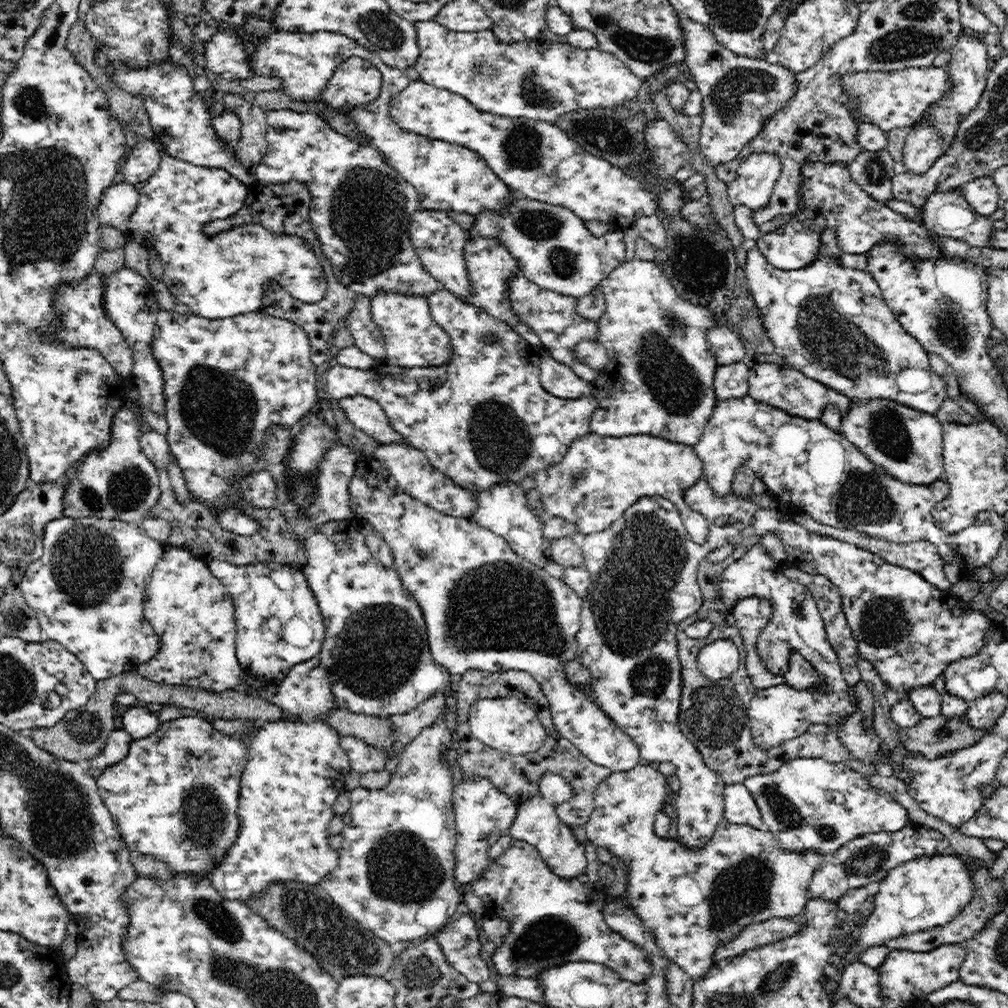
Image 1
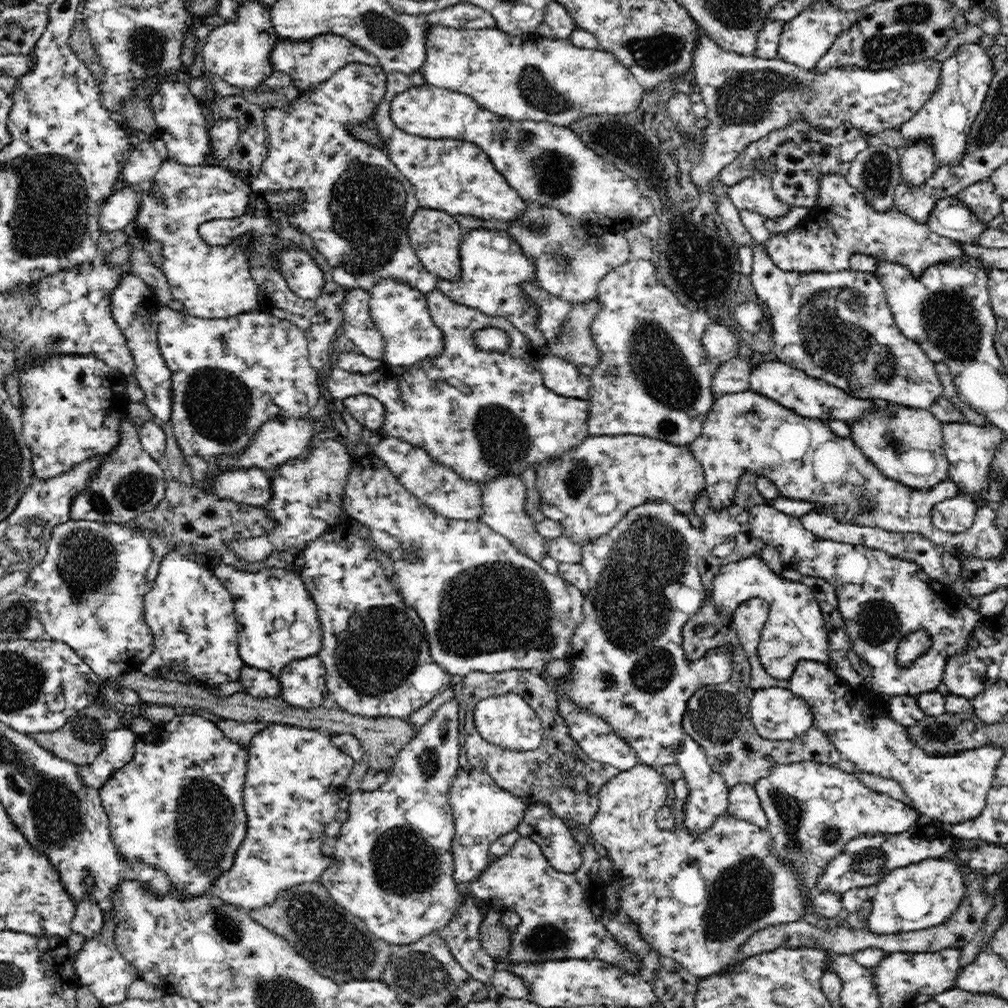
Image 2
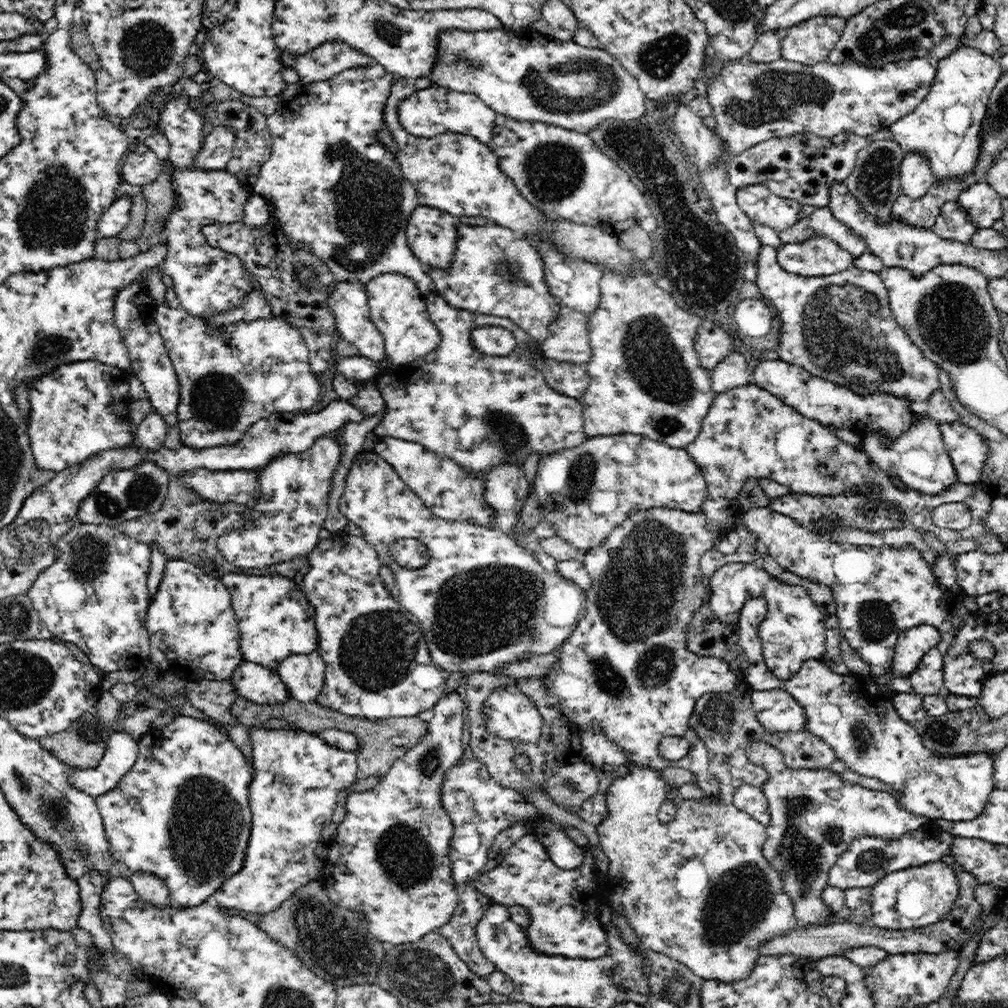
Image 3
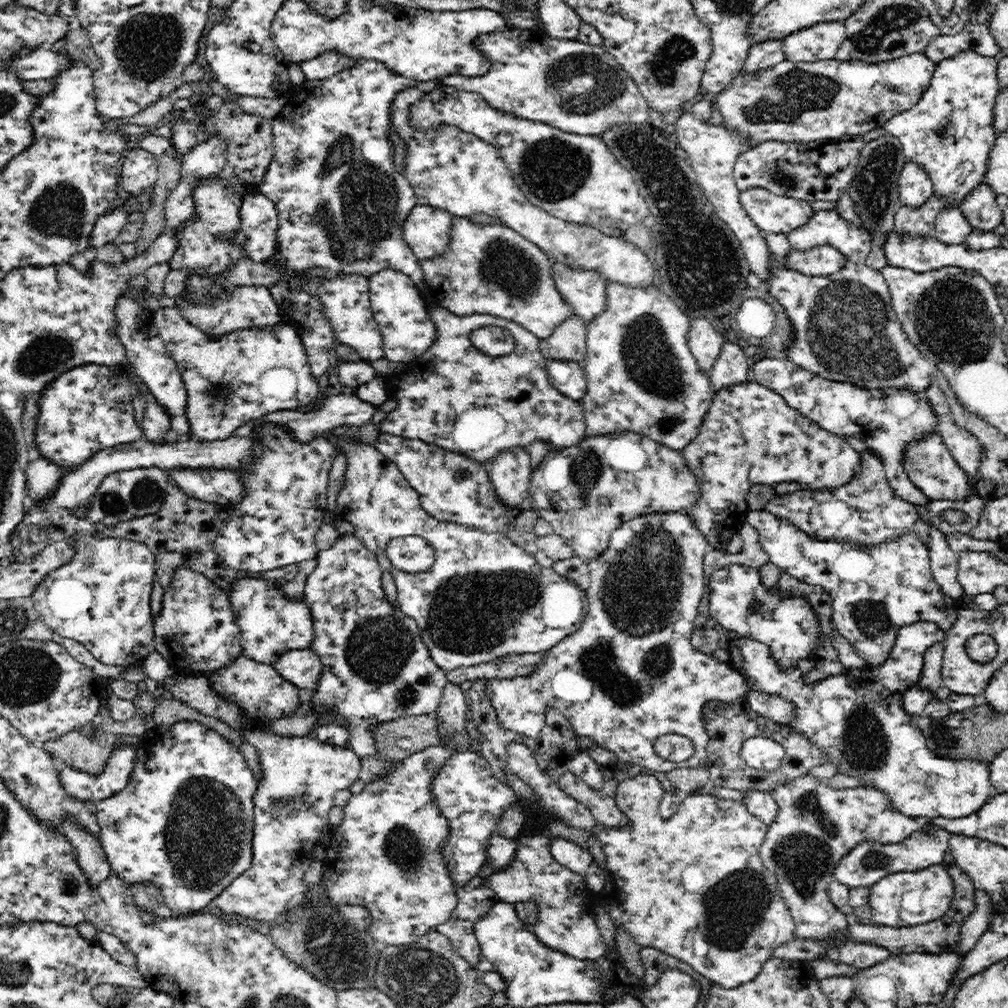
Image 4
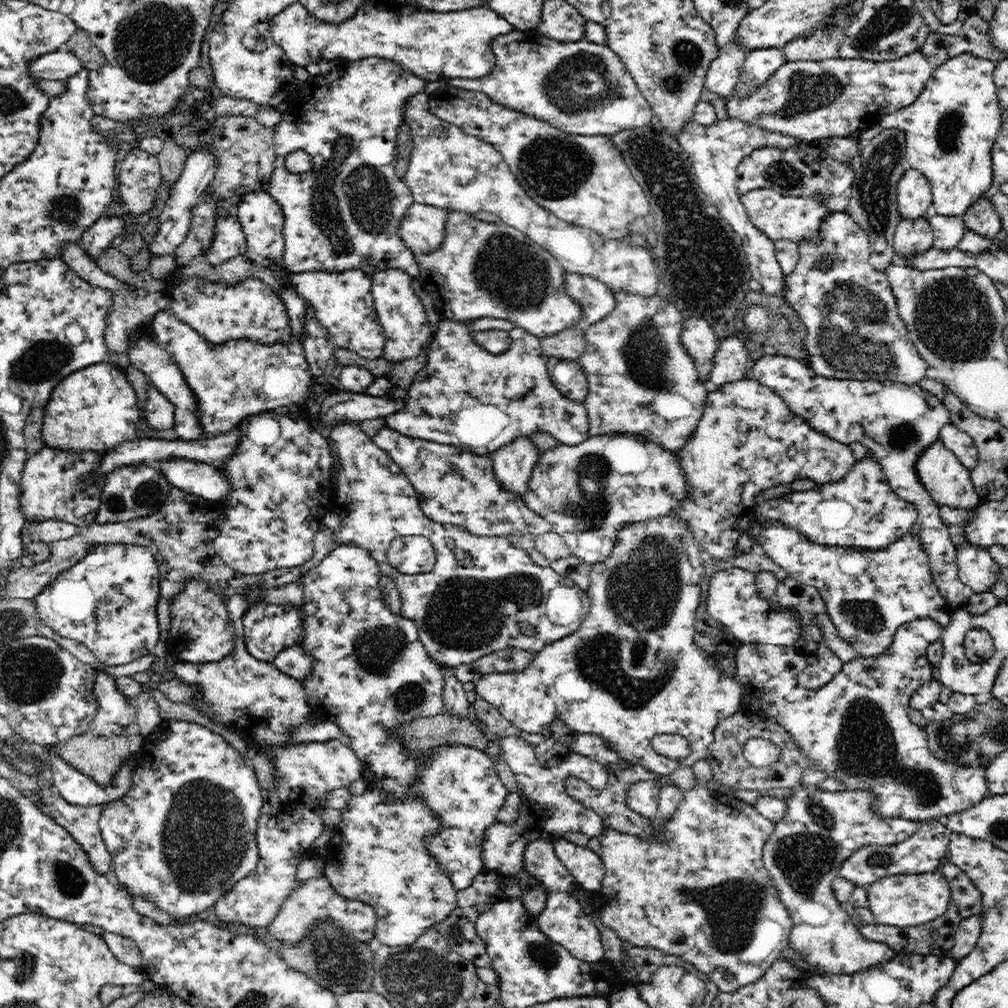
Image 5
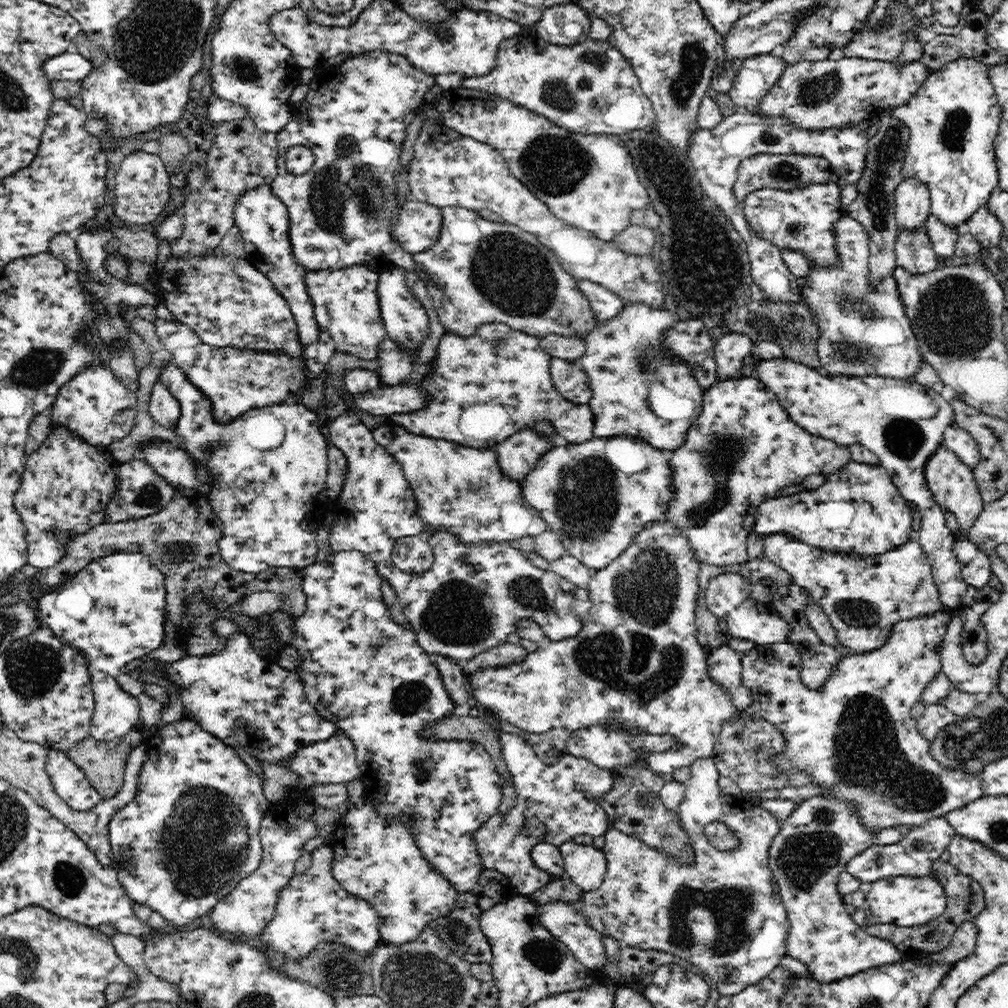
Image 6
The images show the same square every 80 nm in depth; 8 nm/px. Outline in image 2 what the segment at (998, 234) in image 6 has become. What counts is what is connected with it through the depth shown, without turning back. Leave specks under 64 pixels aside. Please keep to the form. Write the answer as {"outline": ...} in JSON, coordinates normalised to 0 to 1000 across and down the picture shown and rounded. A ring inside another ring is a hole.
{"outline":[[[981,179],[959,185],[948,195],[956,200],[975,223],[980,222],[993,211],[996,198],[989,192],[988,186]]]}

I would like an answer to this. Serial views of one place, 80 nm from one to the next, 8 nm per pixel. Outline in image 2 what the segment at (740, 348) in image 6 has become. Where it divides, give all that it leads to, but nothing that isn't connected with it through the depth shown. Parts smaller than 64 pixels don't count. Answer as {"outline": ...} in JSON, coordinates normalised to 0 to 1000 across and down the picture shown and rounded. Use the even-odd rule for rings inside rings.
{"outline":[[[736,354],[722,356],[722,359],[709,362],[706,374],[706,387],[710,394],[730,391],[744,385],[745,366]]]}

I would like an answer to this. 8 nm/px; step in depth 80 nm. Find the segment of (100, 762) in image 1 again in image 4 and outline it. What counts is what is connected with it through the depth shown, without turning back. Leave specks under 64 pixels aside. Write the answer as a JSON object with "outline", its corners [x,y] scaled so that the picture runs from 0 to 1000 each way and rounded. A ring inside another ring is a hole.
{"outline":[[[123,738],[111,746],[105,762],[97,770],[59,757],[58,773],[67,790],[93,798],[125,782],[135,755],[136,744]]]}

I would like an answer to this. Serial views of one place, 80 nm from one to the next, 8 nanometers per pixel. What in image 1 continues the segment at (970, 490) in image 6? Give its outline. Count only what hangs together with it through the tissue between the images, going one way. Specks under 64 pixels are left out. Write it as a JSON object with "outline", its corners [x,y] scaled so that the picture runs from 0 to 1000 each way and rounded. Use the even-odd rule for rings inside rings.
{"outline":[[[876,395],[861,396],[847,400],[844,409],[834,413],[834,431],[863,457],[875,464],[882,473],[902,481],[924,481],[928,476],[937,475],[936,422],[929,412],[923,412],[889,398]]]}

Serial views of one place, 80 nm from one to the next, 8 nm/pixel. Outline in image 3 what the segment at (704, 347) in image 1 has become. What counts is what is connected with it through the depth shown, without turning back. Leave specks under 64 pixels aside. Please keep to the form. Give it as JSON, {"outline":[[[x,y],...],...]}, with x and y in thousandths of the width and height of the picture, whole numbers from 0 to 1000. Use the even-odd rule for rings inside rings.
{"outline":[[[403,76],[395,77],[395,79],[391,81],[388,92],[385,94],[380,114],[381,117],[383,117],[385,131],[389,133],[390,139],[395,143],[395,152],[388,155],[388,159],[398,168],[399,173],[405,178],[405,180],[411,184],[416,203],[438,208],[439,210],[449,212],[450,215],[454,216],[459,214],[480,215],[484,217],[486,221],[507,227],[512,232],[522,237],[529,236],[529,238],[533,238],[533,240],[545,240],[545,244],[547,244],[552,251],[557,252],[558,255],[564,256],[565,259],[587,260],[588,263],[598,264],[598,266],[600,266],[600,271],[597,273],[594,280],[596,288],[594,306],[585,313],[583,319],[583,339],[585,349],[587,349],[587,355],[579,363],[584,373],[584,382],[579,393],[574,395],[576,401],[579,402],[579,429],[583,434],[606,431],[635,431],[646,435],[649,438],[658,438],[667,444],[680,445],[686,438],[688,438],[688,436],[694,431],[698,414],[702,411],[702,408],[706,403],[707,395],[710,391],[705,386],[704,368],[696,364],[694,361],[694,354],[692,354],[692,348],[690,348],[690,344],[688,344],[689,334],[692,332],[693,326],[696,324],[696,315],[690,313],[690,312],[683,312],[678,305],[673,304],[674,301],[670,299],[670,296],[667,296],[667,293],[663,292],[662,288],[659,288],[658,285],[650,280],[647,260],[635,258],[634,254],[631,254],[631,250],[627,250],[623,248],[622,245],[619,245],[617,241],[614,240],[613,235],[605,233],[602,227],[579,222],[570,222],[569,220],[552,215],[544,215],[540,210],[528,204],[528,202],[520,196],[520,193],[514,189],[514,186],[508,181],[508,178],[495,165],[494,154],[487,149],[487,146],[484,145],[483,142],[476,141],[475,138],[470,137],[468,134],[454,133],[451,130],[440,130],[435,134],[431,134],[429,137],[415,136],[405,130],[396,122],[396,106],[397,101],[400,101],[413,93],[414,88],[411,82],[411,78]]]}

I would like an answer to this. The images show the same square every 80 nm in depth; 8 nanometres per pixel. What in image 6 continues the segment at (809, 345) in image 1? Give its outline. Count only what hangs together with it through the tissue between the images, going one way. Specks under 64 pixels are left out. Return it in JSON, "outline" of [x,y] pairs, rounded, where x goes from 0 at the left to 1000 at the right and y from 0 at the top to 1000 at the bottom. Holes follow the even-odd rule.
{"outline":[[[835,214],[833,220],[827,222],[828,249],[833,257],[831,266],[814,266],[804,262],[804,270],[799,277],[792,277],[794,294],[797,302],[807,310],[809,320],[812,322],[811,350],[814,365],[821,373],[857,373],[871,371],[883,375],[905,377],[915,361],[916,353],[912,348],[909,333],[905,330],[904,316],[898,311],[898,304],[892,295],[892,283],[883,273],[877,275],[868,287],[861,286],[862,282],[862,238],[857,225],[847,216]]]}

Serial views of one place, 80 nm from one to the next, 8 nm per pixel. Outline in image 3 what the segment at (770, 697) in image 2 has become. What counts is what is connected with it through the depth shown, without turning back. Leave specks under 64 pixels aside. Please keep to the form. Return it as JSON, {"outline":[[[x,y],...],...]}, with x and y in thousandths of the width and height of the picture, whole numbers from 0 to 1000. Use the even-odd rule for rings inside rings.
{"outline":[[[776,685],[746,686],[745,698],[750,713],[765,726],[798,724],[798,704],[784,688]]]}

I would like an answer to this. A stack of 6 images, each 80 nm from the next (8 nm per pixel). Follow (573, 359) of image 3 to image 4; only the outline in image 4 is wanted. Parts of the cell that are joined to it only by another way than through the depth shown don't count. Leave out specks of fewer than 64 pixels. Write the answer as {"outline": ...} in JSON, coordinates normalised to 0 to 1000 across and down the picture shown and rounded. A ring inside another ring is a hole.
{"outline":[[[569,311],[563,317],[558,319],[549,331],[542,337],[537,338],[537,350],[546,357],[567,358],[577,360],[582,345],[582,319]]]}

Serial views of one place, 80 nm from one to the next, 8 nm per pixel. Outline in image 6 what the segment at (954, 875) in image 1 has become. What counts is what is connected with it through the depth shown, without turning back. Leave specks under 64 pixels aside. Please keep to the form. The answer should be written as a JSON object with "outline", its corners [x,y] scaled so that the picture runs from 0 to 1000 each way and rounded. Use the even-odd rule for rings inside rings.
{"outline":[[[888,869],[864,875],[857,882],[858,900],[864,903],[865,909],[878,918],[908,920],[918,918],[937,907],[938,886],[935,876],[925,869],[916,870]]]}

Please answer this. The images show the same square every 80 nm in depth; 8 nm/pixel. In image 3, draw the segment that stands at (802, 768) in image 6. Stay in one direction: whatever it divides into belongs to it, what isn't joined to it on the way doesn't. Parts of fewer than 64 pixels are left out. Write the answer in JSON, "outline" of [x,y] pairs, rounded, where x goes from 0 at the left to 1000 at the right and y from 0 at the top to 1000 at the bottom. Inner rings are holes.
{"outline":[[[759,593],[741,595],[733,609],[731,628],[733,638],[742,654],[738,676],[745,686],[776,685],[784,688],[798,704],[797,722],[807,731],[813,733],[823,741],[829,752],[837,754],[839,763],[858,771],[868,772],[877,778],[893,795],[895,803],[901,807],[917,810],[923,814],[929,813],[951,815],[969,812],[980,798],[985,782],[985,748],[968,747],[960,750],[935,751],[921,744],[907,719],[897,716],[887,701],[890,687],[874,683],[867,670],[851,670],[843,667],[833,670],[825,667],[814,655],[802,654],[796,658],[791,669],[784,674],[774,674],[757,653],[756,638],[751,631],[751,619],[755,617],[761,605]],[[921,619],[893,626],[887,643],[888,649],[881,662],[883,666],[881,676],[883,676],[884,668],[893,673],[905,670],[915,651],[923,643],[927,643],[933,635],[933,626],[928,621]]]}

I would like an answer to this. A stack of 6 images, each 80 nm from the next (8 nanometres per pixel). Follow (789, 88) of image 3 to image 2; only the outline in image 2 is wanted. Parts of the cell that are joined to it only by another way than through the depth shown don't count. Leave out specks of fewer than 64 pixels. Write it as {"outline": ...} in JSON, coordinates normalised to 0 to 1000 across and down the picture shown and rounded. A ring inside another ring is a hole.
{"outline":[[[694,28],[693,42],[688,50],[688,81],[695,87],[700,102],[702,125],[697,129],[697,156],[686,169],[686,177],[698,192],[704,192],[702,181],[709,179],[713,171],[722,165],[732,154],[754,136],[760,136],[767,129],[778,127],[786,120],[798,118],[806,125],[825,131],[835,123],[844,123],[855,133],[867,134],[881,128],[890,128],[901,121],[921,97],[933,85],[934,63],[926,59],[917,62],[903,62],[895,65],[883,65],[879,69],[859,69],[852,65],[825,66],[821,69],[796,69],[789,63],[772,58],[758,59],[748,55],[738,56],[716,50]]]}

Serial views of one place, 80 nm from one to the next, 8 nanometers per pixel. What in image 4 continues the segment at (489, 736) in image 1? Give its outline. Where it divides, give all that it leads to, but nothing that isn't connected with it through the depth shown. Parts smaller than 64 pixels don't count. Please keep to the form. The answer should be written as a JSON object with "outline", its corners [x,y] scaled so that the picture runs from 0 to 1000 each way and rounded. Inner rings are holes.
{"outline":[[[647,509],[618,518],[606,530],[601,548],[581,556],[586,578],[580,584],[581,609],[574,624],[542,645],[540,655],[529,669],[482,675],[481,687],[495,719],[525,732],[535,731],[541,721],[542,704],[548,702],[565,715],[574,731],[589,734],[607,745],[612,754],[636,760],[656,771],[675,760],[699,761],[704,731],[698,703],[709,696],[714,696],[715,700],[728,698],[744,686],[728,662],[694,648],[686,638],[690,605],[700,583],[697,554],[704,545],[687,514],[679,509]],[[661,728],[682,731],[688,737],[687,750],[677,757],[659,754],[651,747],[650,737]]]}

